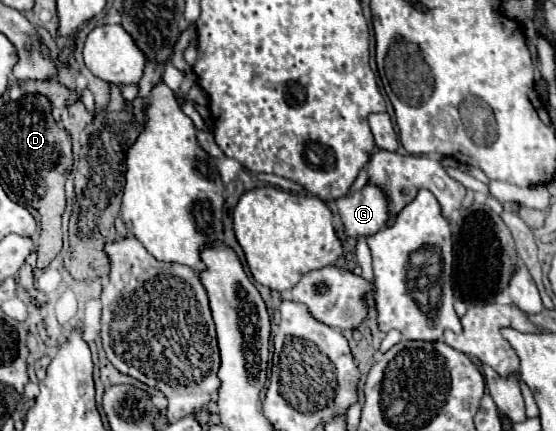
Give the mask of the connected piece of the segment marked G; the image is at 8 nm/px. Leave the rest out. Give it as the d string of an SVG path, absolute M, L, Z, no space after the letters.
M365 185L361 191L339 199L337 207L345 235L353 239L375 235L389 219L389 213L385 211L385 195L373 185Z

